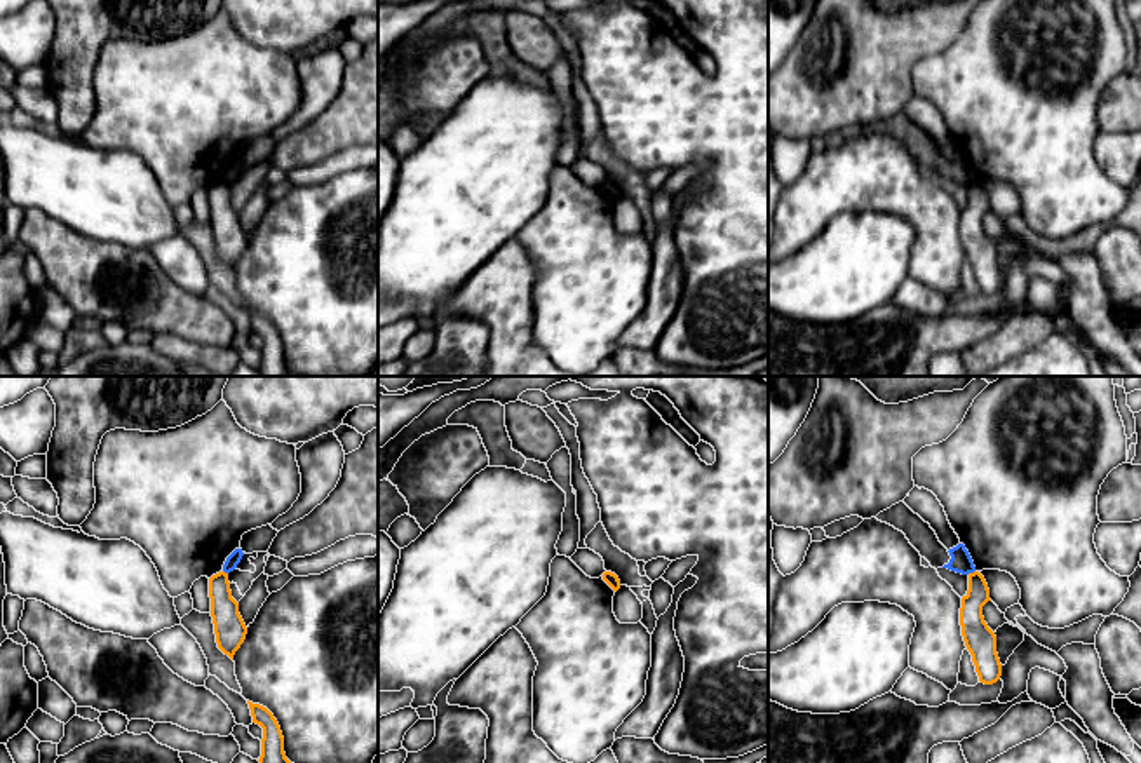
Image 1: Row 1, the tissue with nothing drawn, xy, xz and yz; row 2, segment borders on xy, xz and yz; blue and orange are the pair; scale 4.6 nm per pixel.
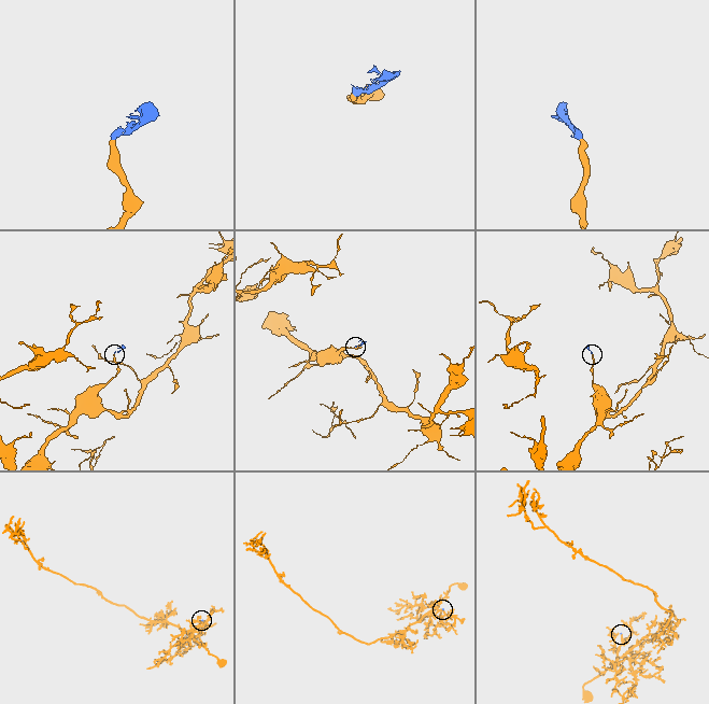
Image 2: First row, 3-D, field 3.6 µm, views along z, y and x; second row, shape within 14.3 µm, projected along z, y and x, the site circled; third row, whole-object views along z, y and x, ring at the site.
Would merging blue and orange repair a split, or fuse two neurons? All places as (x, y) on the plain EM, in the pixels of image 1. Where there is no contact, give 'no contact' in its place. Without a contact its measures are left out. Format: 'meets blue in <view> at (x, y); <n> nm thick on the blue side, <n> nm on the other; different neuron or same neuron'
meets blue in yz at (971, 182); 100 nm thick on the blue side, 110 nm on the other; different neuron

